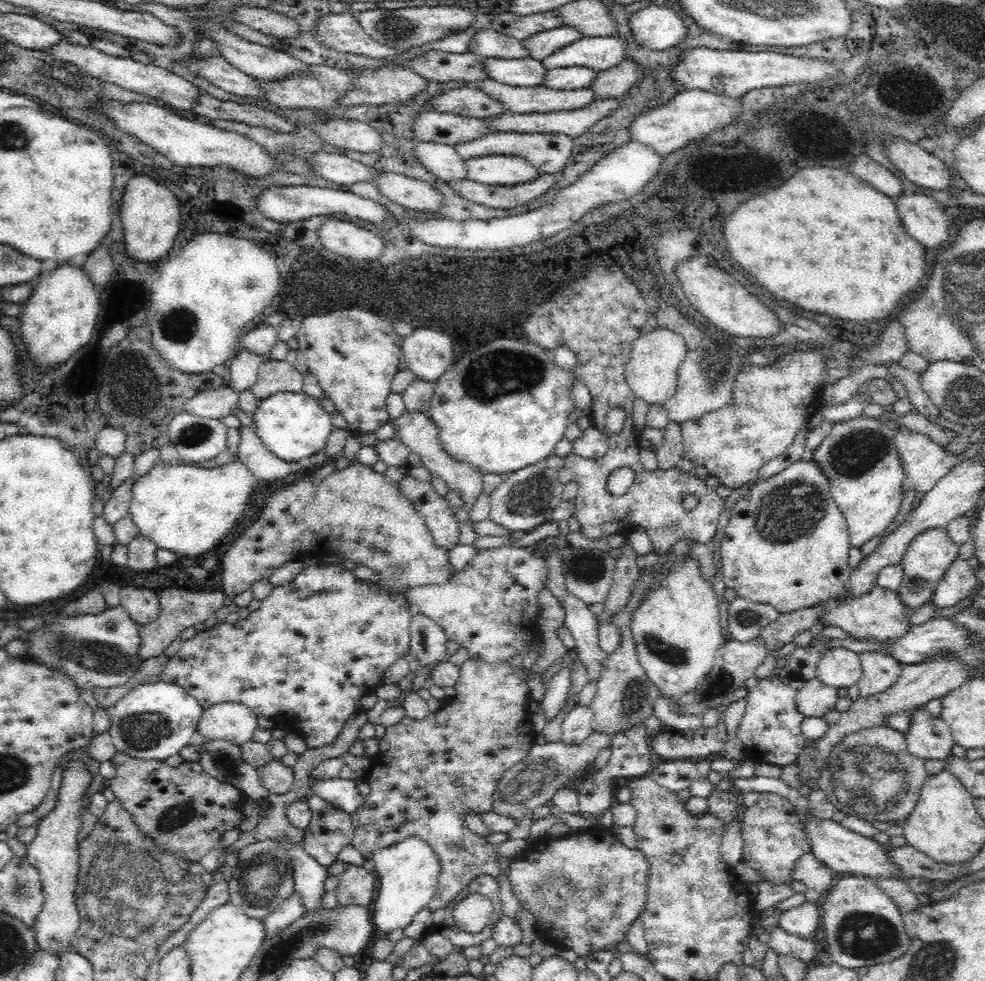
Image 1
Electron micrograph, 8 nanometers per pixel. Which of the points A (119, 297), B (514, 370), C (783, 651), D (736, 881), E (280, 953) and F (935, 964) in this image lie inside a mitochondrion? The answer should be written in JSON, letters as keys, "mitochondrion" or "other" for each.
{"A":"other","B":"mitochondrion","C":"other","D":"other","E":"mitochondrion","F":"mitochondrion"}

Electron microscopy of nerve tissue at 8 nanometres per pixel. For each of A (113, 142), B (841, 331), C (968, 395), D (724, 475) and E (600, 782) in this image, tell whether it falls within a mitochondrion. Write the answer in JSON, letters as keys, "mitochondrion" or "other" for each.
{"A":"other","B":"other","C":"mitochondrion","D":"other","E":"other"}

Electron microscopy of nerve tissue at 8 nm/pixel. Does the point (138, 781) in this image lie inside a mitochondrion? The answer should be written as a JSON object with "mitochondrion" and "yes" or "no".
{"mitochondrion":"no"}

